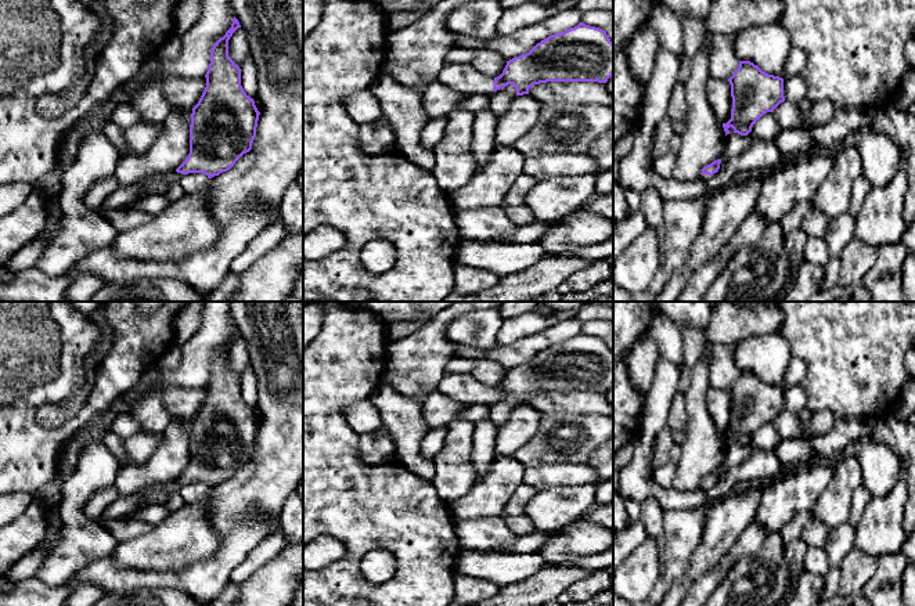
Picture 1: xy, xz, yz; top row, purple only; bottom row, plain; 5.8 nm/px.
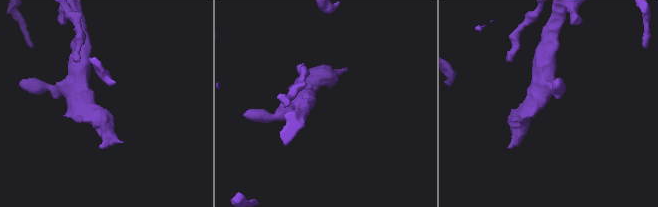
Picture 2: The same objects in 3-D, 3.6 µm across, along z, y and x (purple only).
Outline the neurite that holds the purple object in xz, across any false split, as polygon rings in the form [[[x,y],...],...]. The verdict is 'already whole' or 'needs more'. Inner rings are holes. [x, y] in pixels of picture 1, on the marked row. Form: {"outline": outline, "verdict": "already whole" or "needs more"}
{"outline": [[[580,22],[537,43],[529,53],[507,61],[502,73],[490,79],[471,62],[446,64],[437,79],[464,94],[486,94],[512,84],[516,95],[547,82],[606,83],[613,75],[613,43],[605,30]]], "verdict": "needs more"}

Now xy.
{"outline": [[[234,17],[231,28],[212,47],[206,87],[191,113],[185,160],[174,172],[155,172],[133,185],[119,187],[102,202],[102,208],[122,209],[151,194],[155,183],[172,187],[183,174],[203,173],[212,178],[230,170],[252,149],[260,112],[241,86],[239,66],[228,57],[228,40],[238,28],[241,25]]], "verdict": "needs more"}

